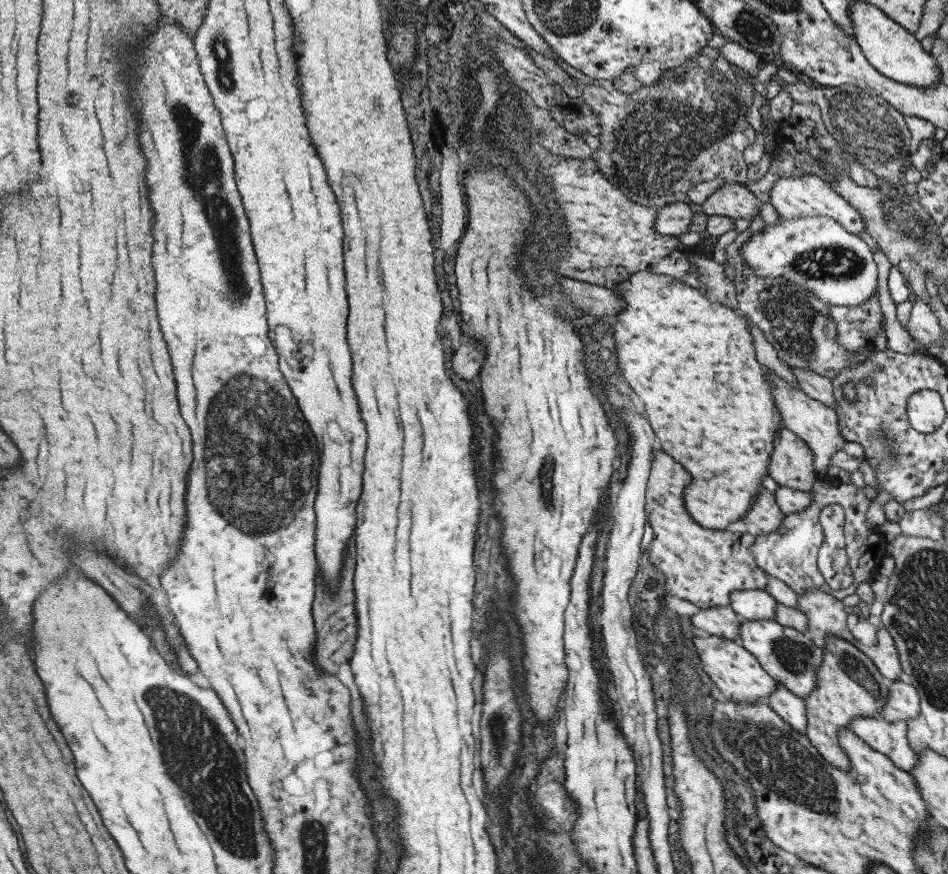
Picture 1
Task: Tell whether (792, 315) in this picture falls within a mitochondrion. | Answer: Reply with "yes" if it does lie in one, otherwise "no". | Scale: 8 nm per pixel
yes

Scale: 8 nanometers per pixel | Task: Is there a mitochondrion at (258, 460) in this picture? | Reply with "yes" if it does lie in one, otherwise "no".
yes

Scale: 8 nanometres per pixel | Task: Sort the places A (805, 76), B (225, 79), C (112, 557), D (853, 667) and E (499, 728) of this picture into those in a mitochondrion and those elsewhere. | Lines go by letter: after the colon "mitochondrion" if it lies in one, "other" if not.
A: other
B: mitochondrion
C: other
D: mitochondrion
E: mitochondrion

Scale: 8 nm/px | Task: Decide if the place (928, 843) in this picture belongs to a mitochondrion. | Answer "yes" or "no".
yes

